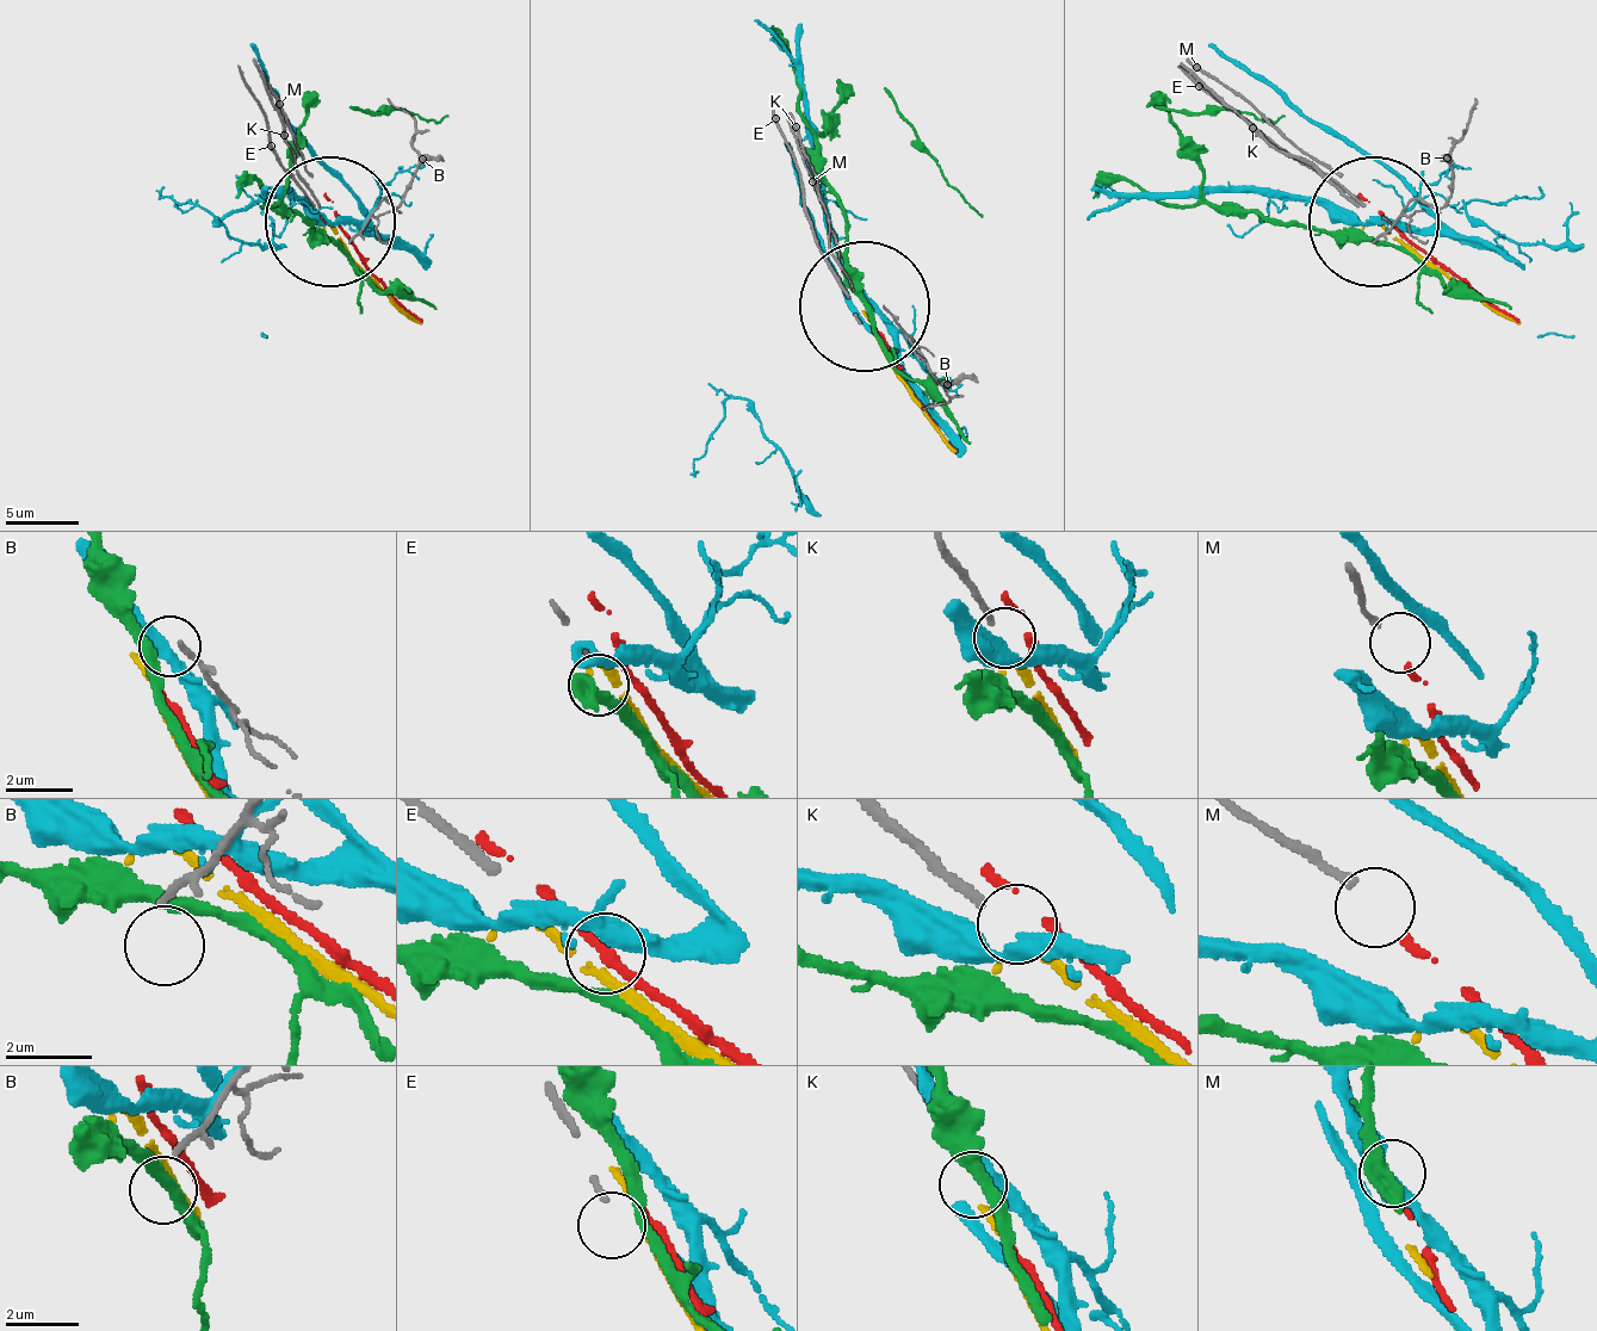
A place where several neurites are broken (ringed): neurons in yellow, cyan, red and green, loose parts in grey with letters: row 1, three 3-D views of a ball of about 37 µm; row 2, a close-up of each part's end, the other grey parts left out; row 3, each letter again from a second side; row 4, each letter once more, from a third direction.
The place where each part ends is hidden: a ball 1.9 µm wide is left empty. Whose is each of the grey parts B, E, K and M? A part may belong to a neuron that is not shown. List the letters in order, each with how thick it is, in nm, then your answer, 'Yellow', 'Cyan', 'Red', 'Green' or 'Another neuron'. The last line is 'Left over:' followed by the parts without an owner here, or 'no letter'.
B: Thickness 180 nm. Another neuron
E: Thickness 160 nm. Another neuron
K: Thickness 190 nm. Yellow
M: Thickness 170 nm. Red
Left over: B, E

